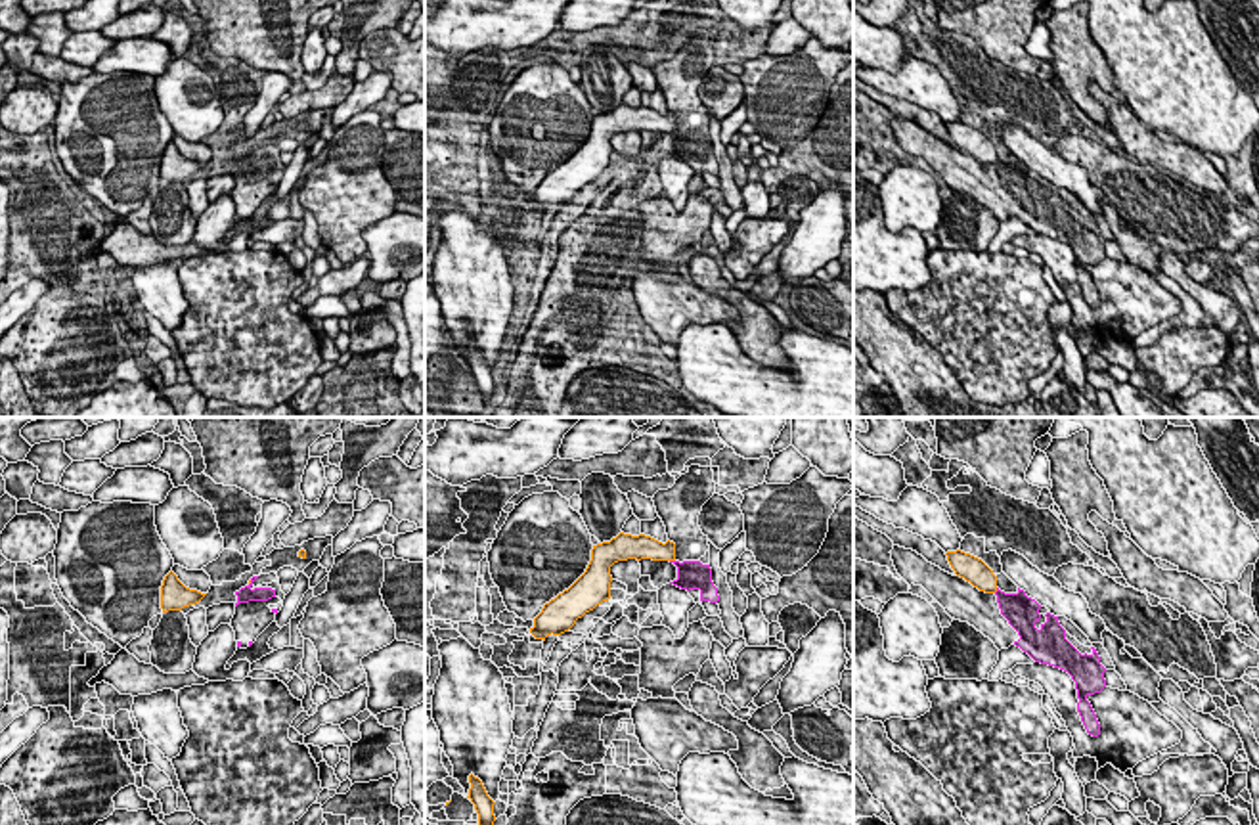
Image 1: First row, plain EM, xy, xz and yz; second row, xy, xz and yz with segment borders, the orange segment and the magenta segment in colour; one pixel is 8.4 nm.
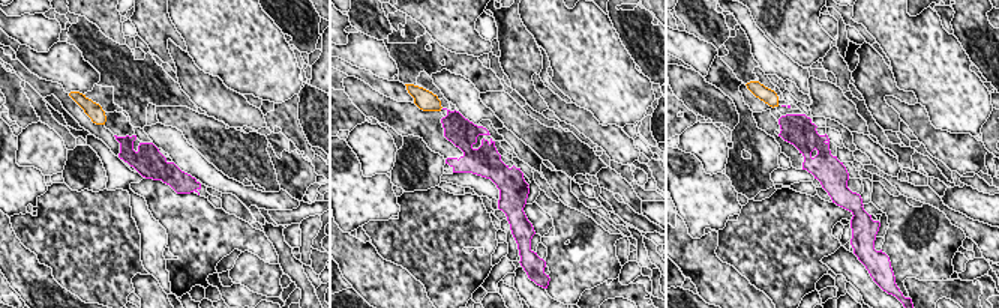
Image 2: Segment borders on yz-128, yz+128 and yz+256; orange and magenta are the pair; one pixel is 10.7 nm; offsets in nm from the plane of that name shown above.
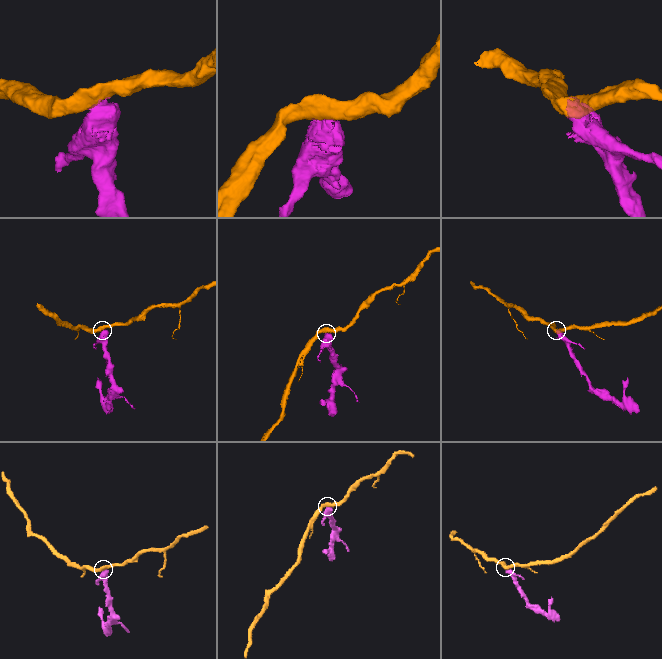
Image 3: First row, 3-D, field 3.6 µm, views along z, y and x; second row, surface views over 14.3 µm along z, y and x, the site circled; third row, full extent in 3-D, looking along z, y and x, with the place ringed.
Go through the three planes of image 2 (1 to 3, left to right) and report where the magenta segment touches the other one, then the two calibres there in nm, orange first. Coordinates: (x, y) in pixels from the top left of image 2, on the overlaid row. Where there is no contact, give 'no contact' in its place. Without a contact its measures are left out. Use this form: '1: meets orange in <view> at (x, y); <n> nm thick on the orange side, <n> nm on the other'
1: no contact
2: no contact
3: no contact

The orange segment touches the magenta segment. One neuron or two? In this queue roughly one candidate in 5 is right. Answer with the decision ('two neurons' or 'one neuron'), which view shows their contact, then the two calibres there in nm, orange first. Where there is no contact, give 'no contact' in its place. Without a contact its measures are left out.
two neurons; meets orange in xz; 190 nm thick on the orange side, 260 nm on the other

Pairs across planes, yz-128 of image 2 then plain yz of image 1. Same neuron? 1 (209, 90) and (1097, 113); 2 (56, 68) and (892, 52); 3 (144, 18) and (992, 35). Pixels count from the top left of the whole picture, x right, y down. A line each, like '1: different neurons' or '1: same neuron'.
1: different neurons
2: different neurons
3: different neurons

